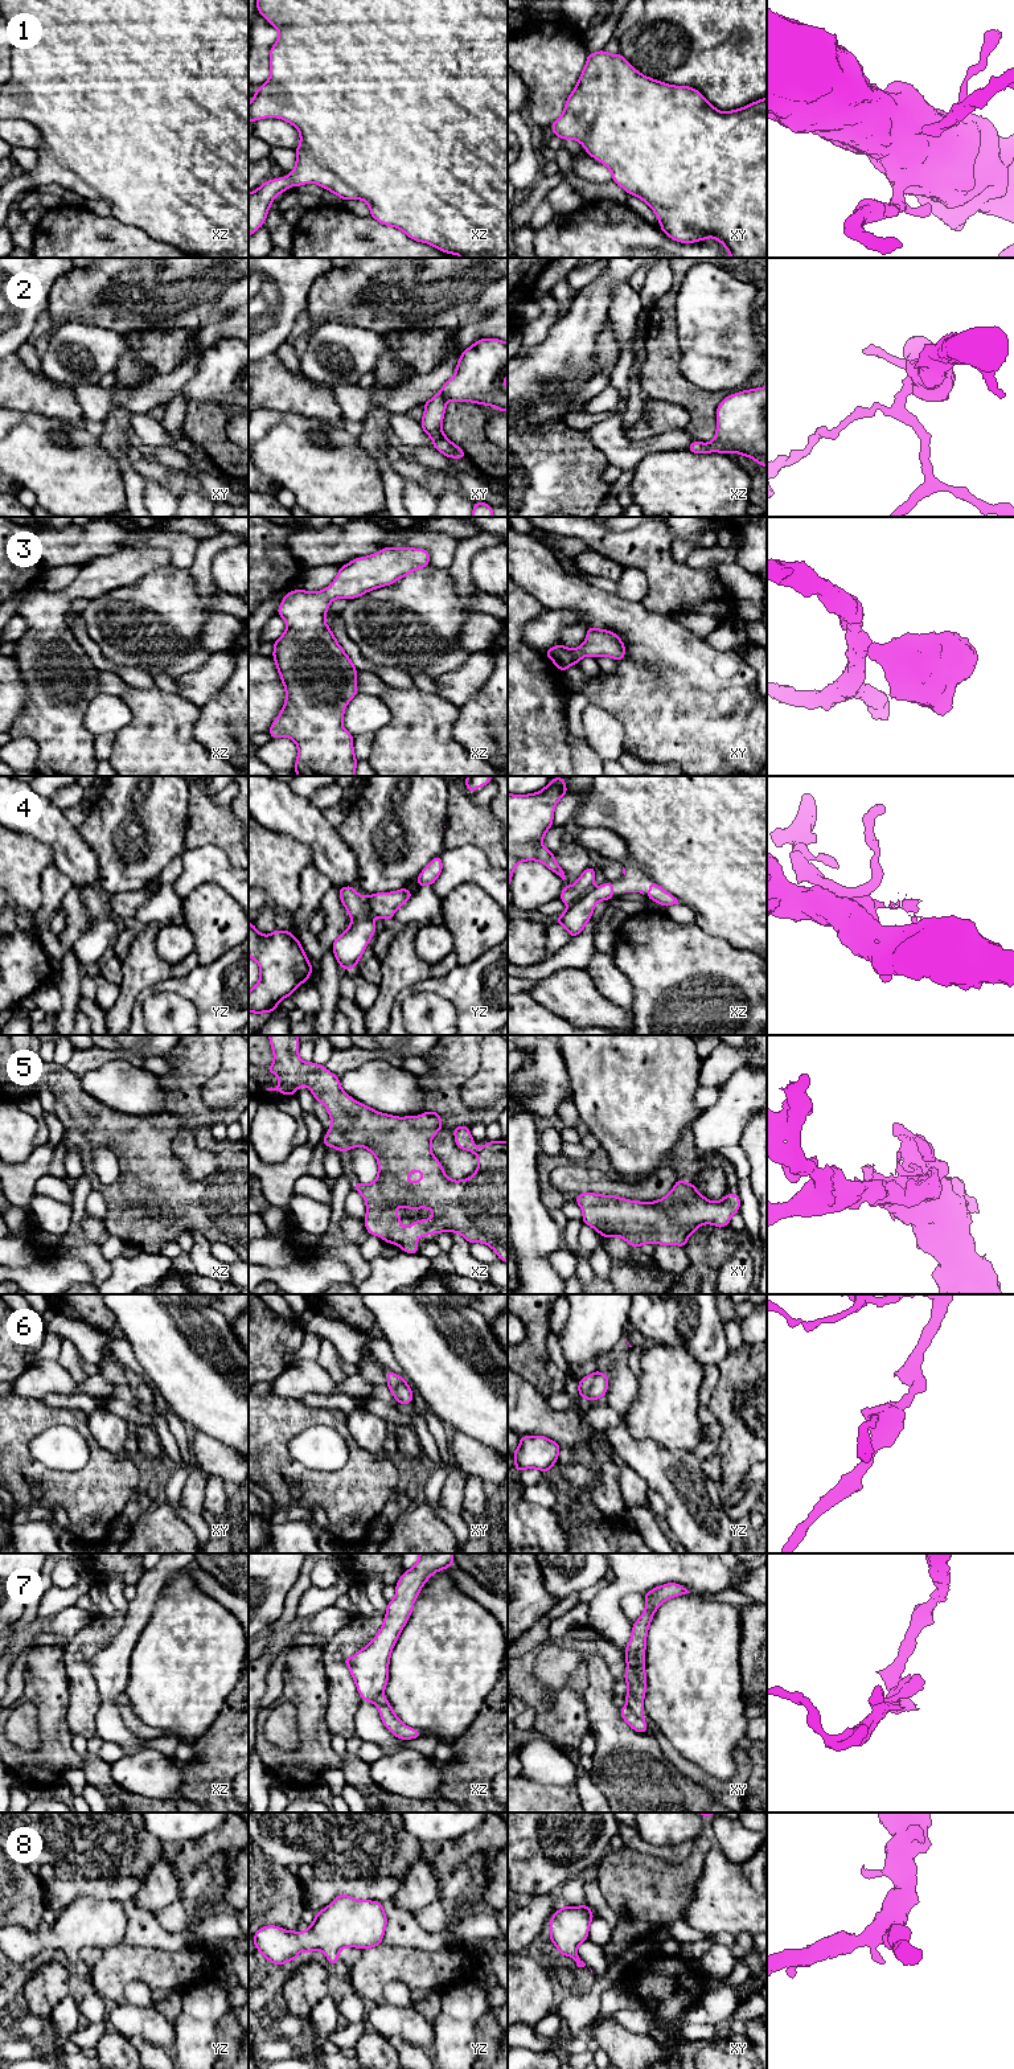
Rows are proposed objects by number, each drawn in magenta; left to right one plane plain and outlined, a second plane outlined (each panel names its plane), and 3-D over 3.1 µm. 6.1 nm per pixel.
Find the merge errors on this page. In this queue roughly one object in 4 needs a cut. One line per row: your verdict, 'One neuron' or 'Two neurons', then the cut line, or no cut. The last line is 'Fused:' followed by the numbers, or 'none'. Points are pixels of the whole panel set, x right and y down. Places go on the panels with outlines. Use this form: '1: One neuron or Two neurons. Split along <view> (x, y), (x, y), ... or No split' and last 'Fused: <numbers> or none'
1: One neuron. No split
2: One neuron. No split
3: One neuron. No split
4: Two neurons. Split along xz (592, 886), (569, 906)
5: One neuron. No split
6: One neuron. No split
7: Two neurons. Split along xy (627, 1704), (640, 1716)
8: One neuron. No split
Fused: 4, 7

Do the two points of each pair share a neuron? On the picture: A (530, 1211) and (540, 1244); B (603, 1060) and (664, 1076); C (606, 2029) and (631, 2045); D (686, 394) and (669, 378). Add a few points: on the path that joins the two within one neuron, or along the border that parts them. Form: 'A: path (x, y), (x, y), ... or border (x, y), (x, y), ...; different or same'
A: path (530, 1219), (536, 1236); same
B: path (618, 1060), (625, 1060), (641, 1076), (649, 1076); same
C: path (612, 2036), (624, 2045); same
D: path (682, 391), (673, 382); same

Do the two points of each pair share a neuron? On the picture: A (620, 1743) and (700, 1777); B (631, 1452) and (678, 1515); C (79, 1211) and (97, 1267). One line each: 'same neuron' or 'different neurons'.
A: different neurons
B: same neuron
C: same neuron

